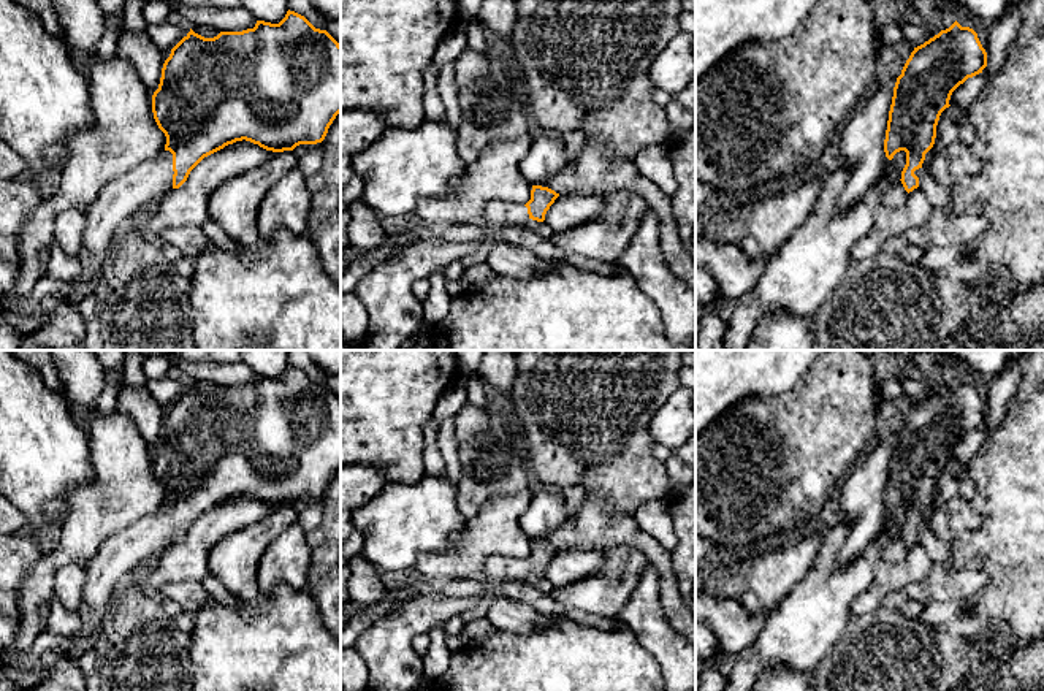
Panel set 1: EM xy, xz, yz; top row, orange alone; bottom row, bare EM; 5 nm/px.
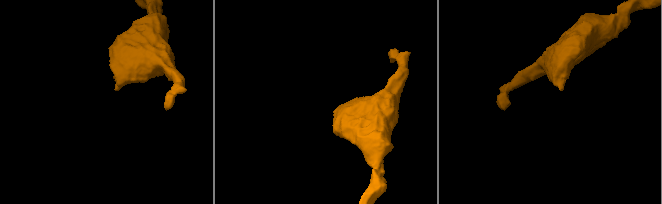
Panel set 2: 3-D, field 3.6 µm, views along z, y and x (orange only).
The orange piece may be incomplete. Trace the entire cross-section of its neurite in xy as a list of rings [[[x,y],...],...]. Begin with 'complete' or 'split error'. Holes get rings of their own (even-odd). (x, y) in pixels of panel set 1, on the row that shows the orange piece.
split error; [[[290,10],[279,24],[257,21],[253,29],[220,32],[214,38],[204,38],[190,29],[163,63],[158,89],[152,95],[152,113],[166,136],[165,151],[105,184],[87,211],[82,250],[109,250],[114,231],[127,217],[179,189],[204,157],[228,144],[246,139],[266,151],[284,152],[299,144],[322,143],[341,113],[341,44],[326,30],[315,29],[304,16]]]

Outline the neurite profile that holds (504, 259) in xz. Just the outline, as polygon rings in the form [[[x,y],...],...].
[[[501,241],[485,255],[483,262],[490,266],[494,276],[518,279],[529,279],[537,273],[566,265],[564,262],[540,258],[524,247]]]

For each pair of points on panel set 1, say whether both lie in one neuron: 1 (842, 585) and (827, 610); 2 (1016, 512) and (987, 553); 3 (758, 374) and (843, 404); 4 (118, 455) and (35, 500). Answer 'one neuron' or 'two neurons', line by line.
1: one neuron
2: one neuron
3: two neurons
4: two neurons

